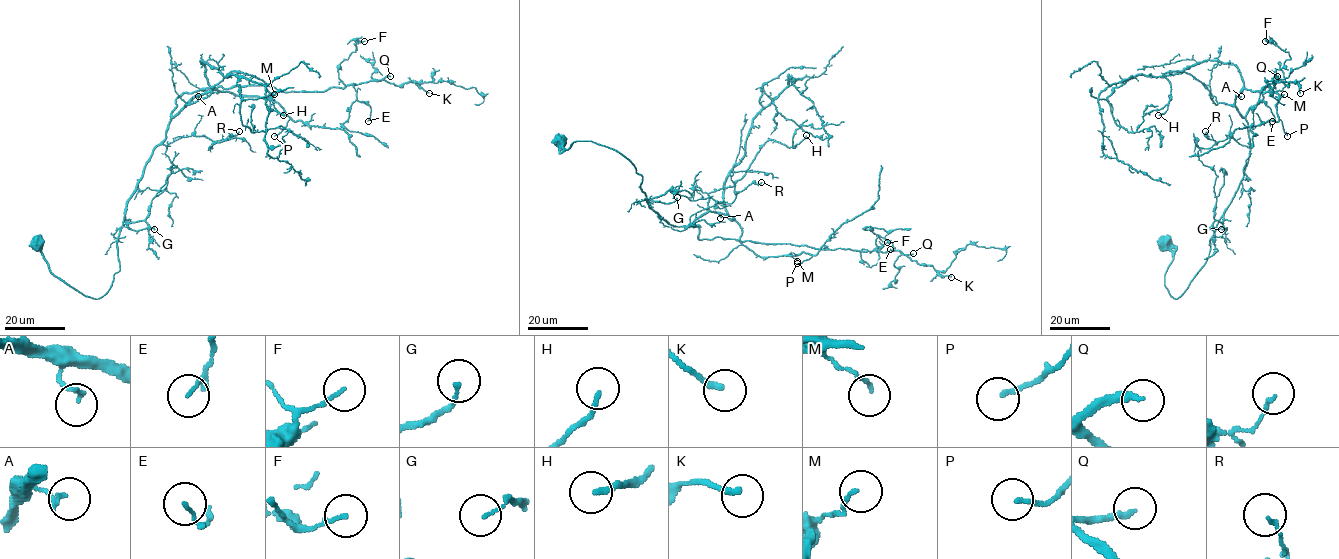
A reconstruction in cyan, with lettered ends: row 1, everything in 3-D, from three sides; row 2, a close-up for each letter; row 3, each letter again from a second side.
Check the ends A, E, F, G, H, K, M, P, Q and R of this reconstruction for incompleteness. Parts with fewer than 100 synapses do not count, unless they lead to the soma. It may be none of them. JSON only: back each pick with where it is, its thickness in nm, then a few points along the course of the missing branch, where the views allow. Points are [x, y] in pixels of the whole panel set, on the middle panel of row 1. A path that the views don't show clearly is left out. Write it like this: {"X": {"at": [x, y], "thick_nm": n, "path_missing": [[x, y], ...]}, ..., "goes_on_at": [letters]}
{"G": {"at": [677, 197], "thick_nm": 110, "path_missing": [[677, 197], [693, 189], [705, 176], [729, 167], [760, 165], [806, 136], [848, 137]]}, "Q": {"at": [913, 253], "thick_nm": 240, "path_missing": [[913, 253], [934, 258], [949, 240], [982, 224], [993, 202], [990, 189]]}, "goes_on_at": ["G", "Q"]}

